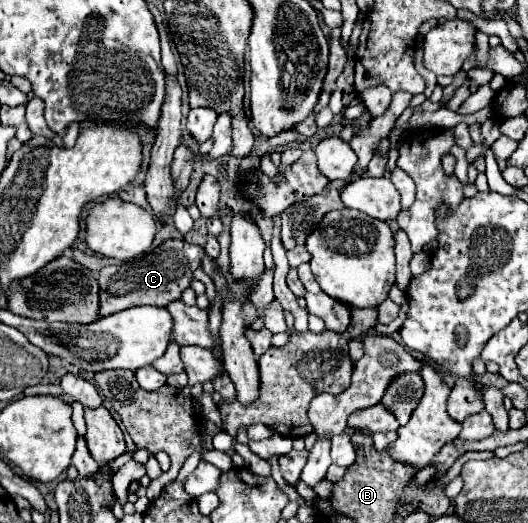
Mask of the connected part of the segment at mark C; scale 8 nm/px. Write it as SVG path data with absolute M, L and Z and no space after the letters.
M165 240L161 246L157 246L153 252L147 252L145 256L139 256L131 262L123 262L119 266L105 266L99 270L99 306L103 316L111 316L119 310L127 310L133 306L167 306L173 300L179 300L181 292L189 288L189 282L193 280L193 270L201 264L201 256L193 252L183 256L183 240Z

